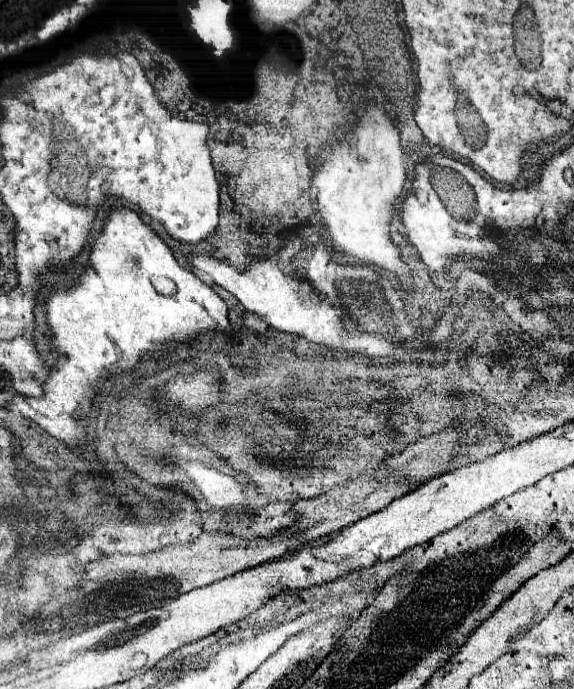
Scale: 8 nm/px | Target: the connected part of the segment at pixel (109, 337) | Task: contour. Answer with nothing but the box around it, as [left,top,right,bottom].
[13,207,231,451]

